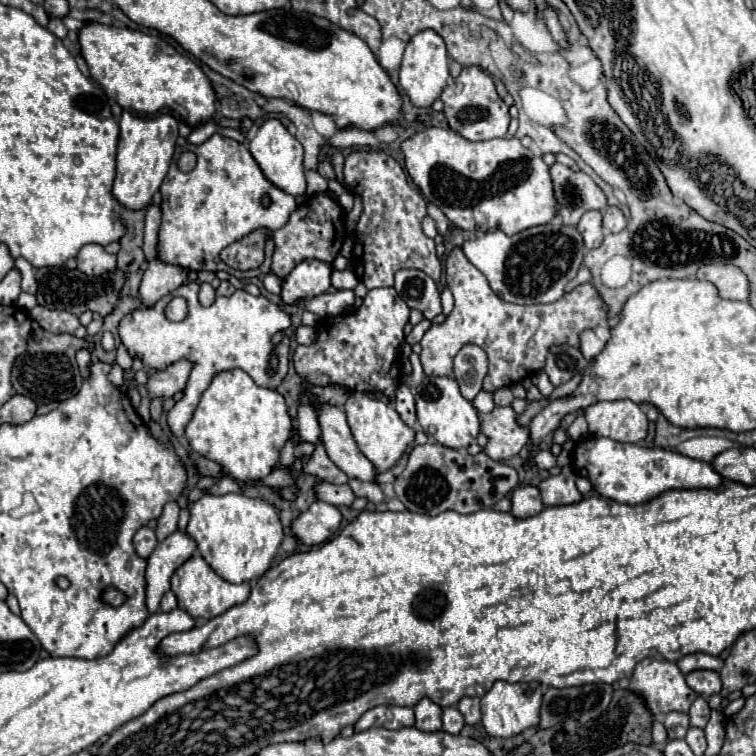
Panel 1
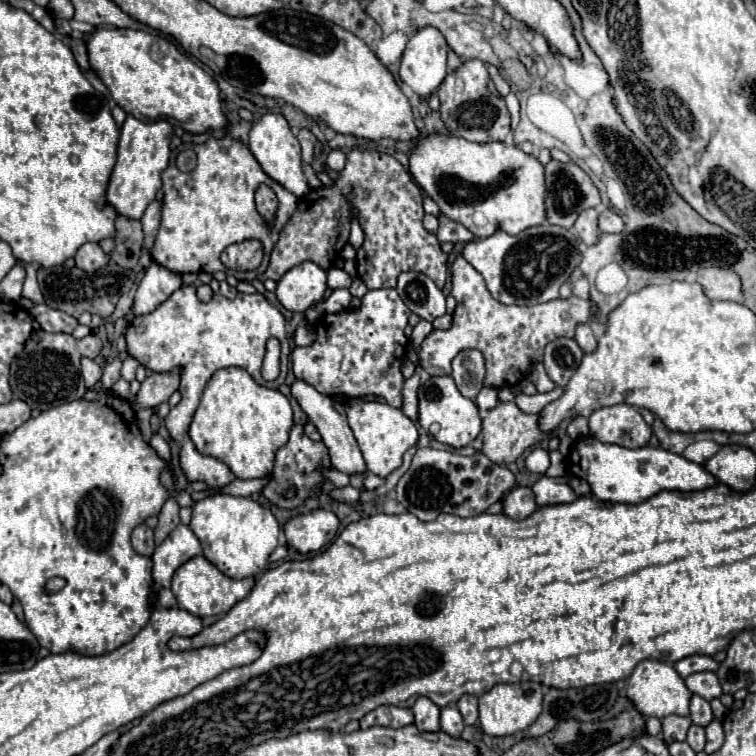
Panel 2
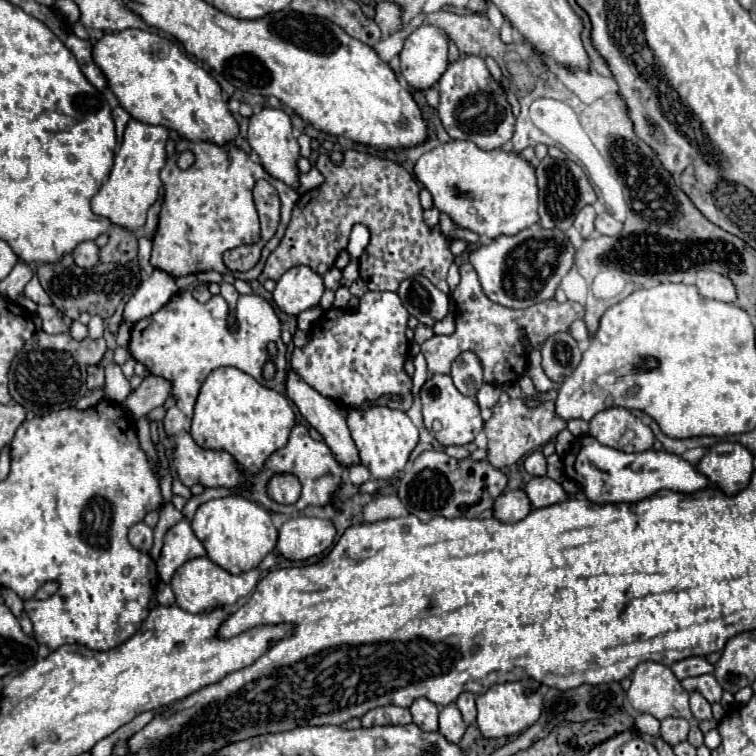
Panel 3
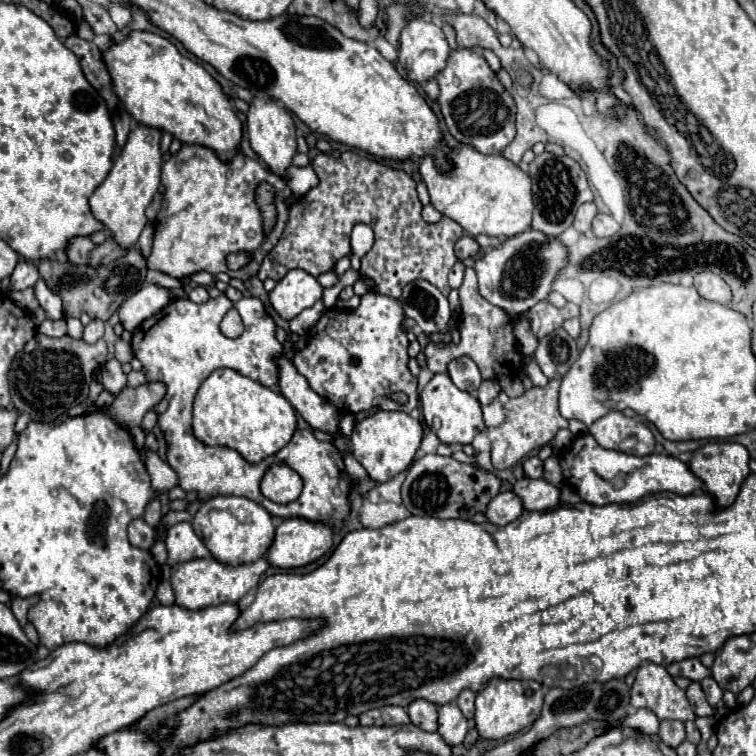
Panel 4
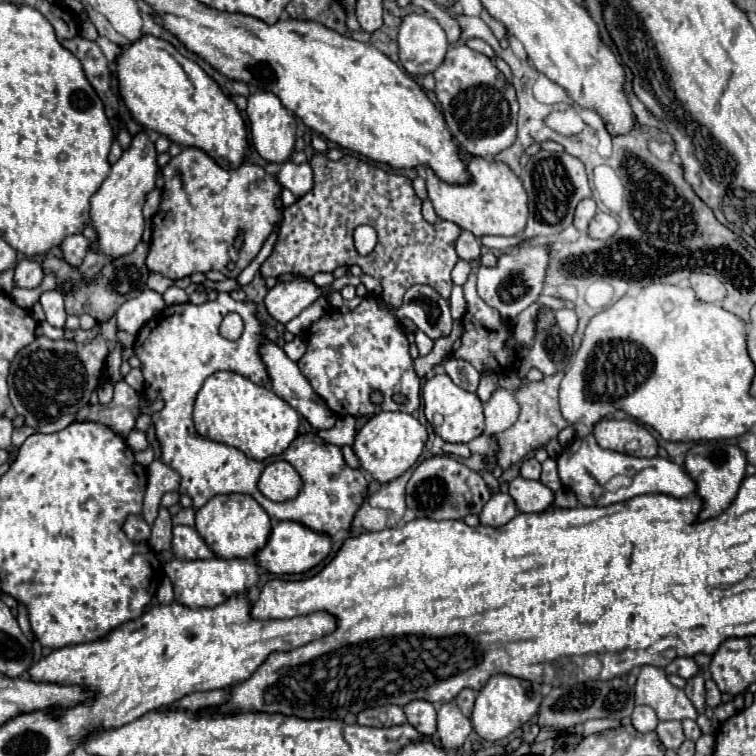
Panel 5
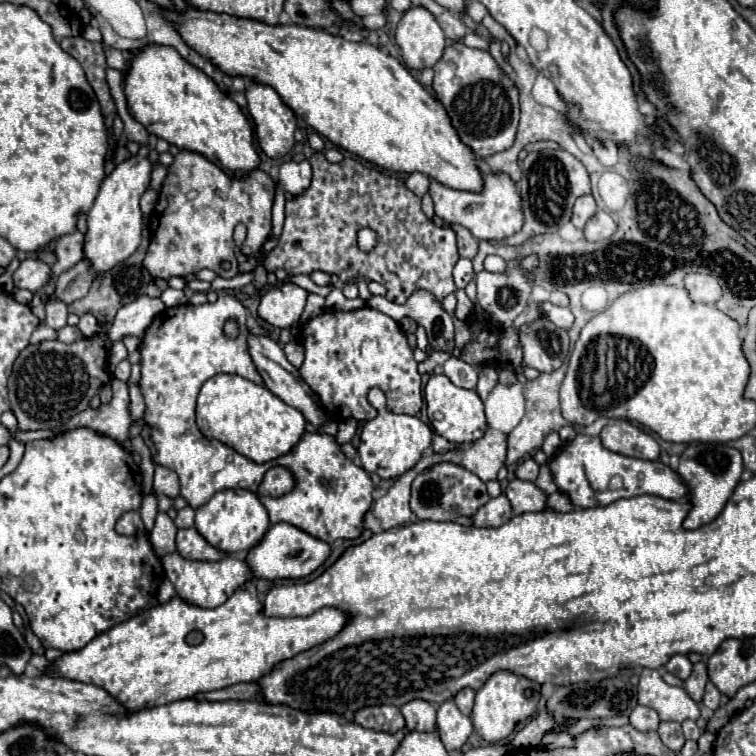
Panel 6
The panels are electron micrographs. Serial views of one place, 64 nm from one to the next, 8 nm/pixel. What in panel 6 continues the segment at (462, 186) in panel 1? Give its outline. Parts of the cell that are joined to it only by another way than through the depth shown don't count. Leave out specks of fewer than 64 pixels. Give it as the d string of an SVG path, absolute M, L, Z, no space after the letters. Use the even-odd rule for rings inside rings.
M482 172L484 186L480 192L466 192L448 188L436 180L430 180L428 194L434 200L436 216L448 224L460 224L472 232L478 240L502 240L516 234L524 224L522 200L516 190L516 182L504 172Z

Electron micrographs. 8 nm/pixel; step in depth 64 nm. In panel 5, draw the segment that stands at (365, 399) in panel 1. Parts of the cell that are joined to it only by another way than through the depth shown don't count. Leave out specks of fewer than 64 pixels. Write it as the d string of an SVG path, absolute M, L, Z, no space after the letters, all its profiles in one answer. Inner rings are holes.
M378 412L356 432L352 448L360 460L360 466L372 474L374 480L384 484L416 464L426 444L426 436L426 428L414 416L404 412Z

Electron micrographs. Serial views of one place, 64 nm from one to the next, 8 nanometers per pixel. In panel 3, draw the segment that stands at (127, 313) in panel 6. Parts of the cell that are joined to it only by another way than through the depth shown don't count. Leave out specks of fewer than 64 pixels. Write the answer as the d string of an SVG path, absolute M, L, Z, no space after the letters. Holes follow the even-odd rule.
M154 270L150 278L146 278L136 294L130 298L130 302L124 308L124 322L132 326L144 316L150 316L152 312L158 312L174 294L178 292L176 278L168 276L164 270Z

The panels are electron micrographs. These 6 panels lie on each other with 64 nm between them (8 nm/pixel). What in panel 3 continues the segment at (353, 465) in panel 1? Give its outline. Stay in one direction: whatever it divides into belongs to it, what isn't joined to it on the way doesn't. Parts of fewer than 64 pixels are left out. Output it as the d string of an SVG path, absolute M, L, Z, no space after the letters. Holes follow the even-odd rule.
M288 372L288 380L286 380L286 392L288 398L298 406L300 414L310 422L312 428L316 428L324 442L328 444L328 448L332 448L332 454L336 456L336 462L344 468L352 466L352 464L360 464L360 456L358 456L358 448L350 436L350 430L346 426L346 408L342 404L338 404L332 398L326 398L322 394L318 394L310 384L306 384L296 372Z

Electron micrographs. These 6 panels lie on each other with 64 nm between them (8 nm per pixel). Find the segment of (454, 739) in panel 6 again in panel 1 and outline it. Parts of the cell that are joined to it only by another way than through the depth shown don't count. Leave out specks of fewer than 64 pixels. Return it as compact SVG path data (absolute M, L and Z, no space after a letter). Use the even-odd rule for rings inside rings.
M448 706L444 708L444 732L450 732L450 734L460 734L460 730L464 728L464 716L460 714L460 710L456 706Z

